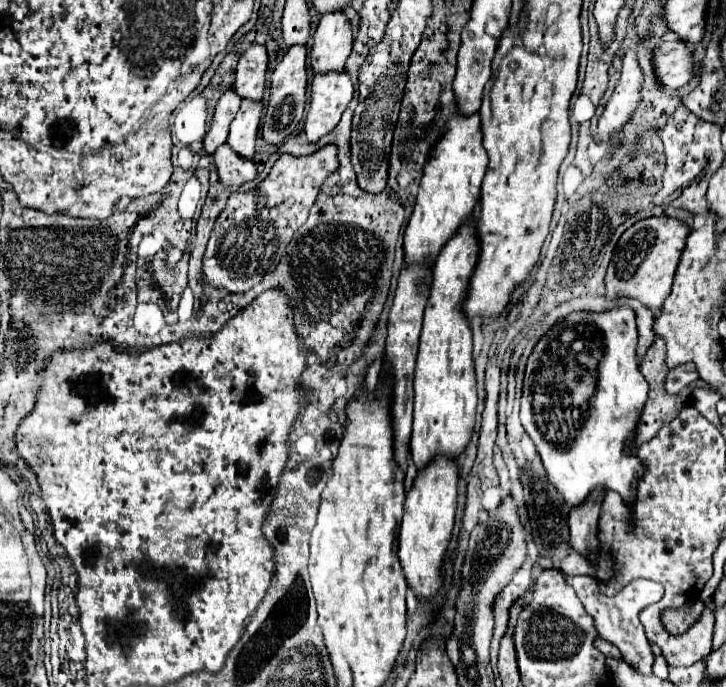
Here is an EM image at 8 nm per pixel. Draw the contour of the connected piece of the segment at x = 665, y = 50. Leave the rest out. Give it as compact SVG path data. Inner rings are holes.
M666 34L654 52L654 66L660 82L666 88L680 88L694 76L694 54L688 42L676 40L676 34Z

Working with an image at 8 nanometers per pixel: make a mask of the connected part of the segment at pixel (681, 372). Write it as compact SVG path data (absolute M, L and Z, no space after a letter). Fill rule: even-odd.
M680 364L676 368L672 368L668 372L668 378L666 378L666 390L668 394L678 394L680 390L688 388L690 384L694 384L698 380L698 372L696 372L696 366L694 364Z

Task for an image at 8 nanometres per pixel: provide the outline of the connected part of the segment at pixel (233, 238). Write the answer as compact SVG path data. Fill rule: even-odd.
M326 144L308 156L282 154L270 174L248 192L232 192L226 208L216 218L204 254L204 274L216 288L246 292L280 262L294 232L306 222L322 182L340 166L336 144Z

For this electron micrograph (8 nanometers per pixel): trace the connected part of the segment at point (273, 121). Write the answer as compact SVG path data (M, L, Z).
M290 46L270 78L270 102L262 126L262 136L268 144L280 144L284 138L296 132L306 106L306 80L306 46Z

